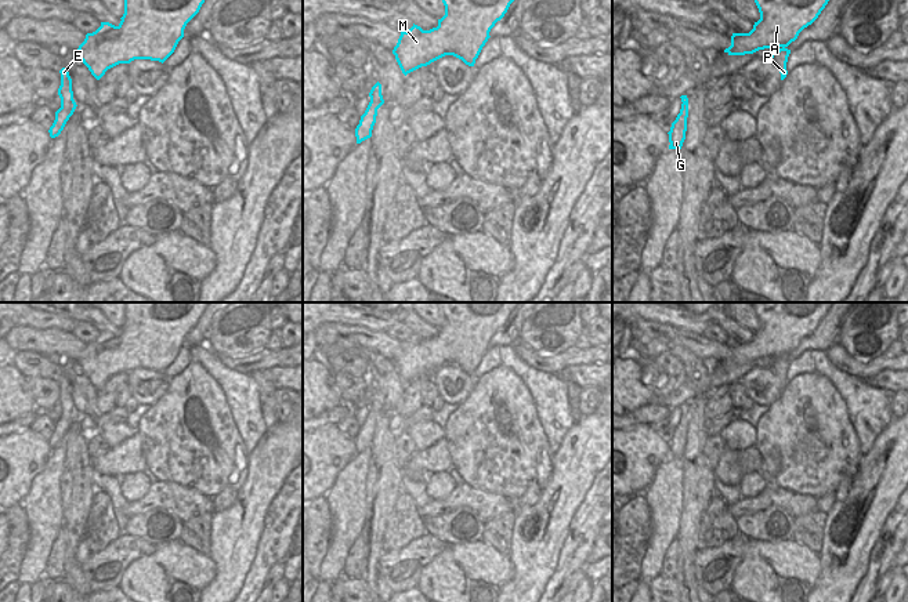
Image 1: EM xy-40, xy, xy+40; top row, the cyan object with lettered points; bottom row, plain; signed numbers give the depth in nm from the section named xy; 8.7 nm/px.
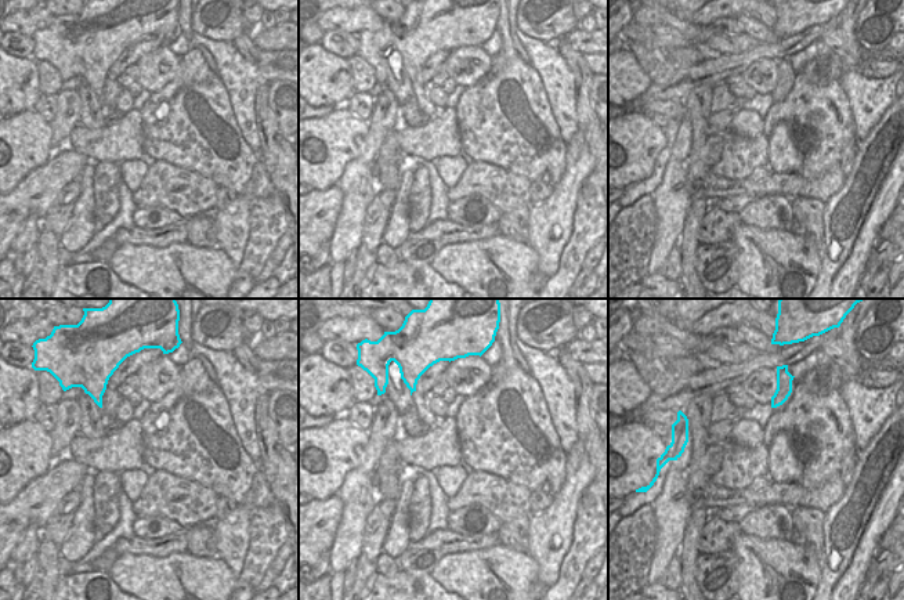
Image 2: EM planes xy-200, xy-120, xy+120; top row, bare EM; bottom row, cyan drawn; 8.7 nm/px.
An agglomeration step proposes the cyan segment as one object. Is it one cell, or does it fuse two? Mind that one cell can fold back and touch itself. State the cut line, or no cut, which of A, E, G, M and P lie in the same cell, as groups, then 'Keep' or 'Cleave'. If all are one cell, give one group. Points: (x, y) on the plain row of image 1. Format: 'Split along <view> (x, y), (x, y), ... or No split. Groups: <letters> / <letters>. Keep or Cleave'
Split along xy-40 (72, 406), (61, 409). Groups: A E M P / G. Cleave

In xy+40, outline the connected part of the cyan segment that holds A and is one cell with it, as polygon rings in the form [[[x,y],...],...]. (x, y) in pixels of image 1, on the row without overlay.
[[[753,302],[760,329],[755,331],[749,342],[732,342],[731,355],[724,359],[728,365],[753,363],[759,359],[773,358],[770,370],[778,377],[781,389],[788,384],[786,371],[791,359],[786,356],[795,351],[799,342],[811,334],[825,318],[833,302]]]

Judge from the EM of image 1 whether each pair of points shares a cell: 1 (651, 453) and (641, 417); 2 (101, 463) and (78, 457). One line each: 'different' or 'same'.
1: different
2: different

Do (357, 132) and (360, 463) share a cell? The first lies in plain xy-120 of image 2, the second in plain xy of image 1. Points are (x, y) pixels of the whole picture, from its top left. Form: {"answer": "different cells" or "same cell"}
{"answer": "different cells"}

